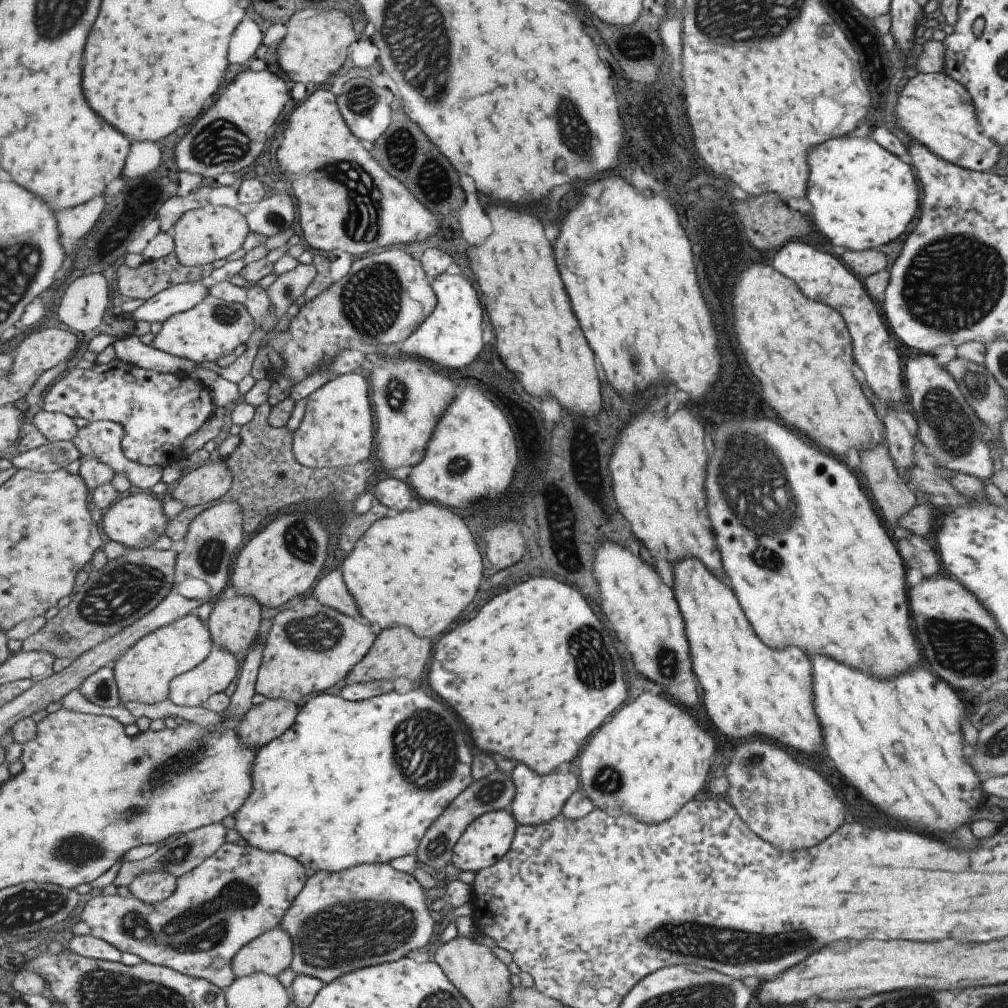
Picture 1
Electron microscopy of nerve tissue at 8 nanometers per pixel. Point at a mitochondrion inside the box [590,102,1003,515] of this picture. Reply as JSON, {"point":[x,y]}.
{"point":[951,430]}

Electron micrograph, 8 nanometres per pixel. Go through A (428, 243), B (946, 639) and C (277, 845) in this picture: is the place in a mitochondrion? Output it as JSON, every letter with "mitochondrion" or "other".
{"A":"other","B":"mitochondrion","C":"other"}

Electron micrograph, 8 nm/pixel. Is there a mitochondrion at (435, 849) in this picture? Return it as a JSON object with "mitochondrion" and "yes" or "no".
{"mitochondrion":"yes"}

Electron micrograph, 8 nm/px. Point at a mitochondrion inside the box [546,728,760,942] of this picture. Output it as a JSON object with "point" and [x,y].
{"point":[608,778]}

